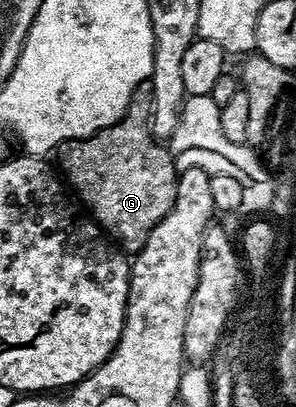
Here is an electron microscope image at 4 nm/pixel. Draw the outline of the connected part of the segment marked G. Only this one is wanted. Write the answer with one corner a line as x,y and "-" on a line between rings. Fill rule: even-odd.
145,84
132,93
128,111
120,121
91,134
89,138
69,142
58,150
58,170
66,179
71,193
84,201
83,209
109,239
132,256
146,244
150,232
168,215
170,208
174,208
176,199
178,173
175,160
153,138
151,117
152,88

